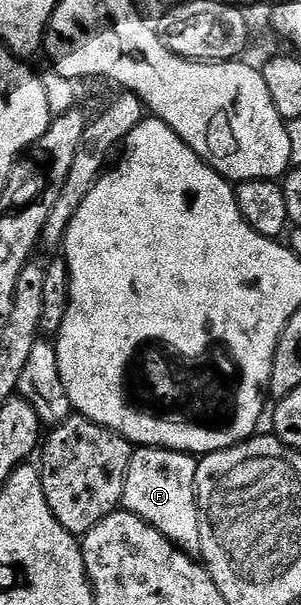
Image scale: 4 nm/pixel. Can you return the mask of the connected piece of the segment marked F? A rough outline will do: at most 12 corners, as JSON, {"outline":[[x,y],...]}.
{"outline":[[159,446],[132,455],[123,509],[199,555],[199,461]]}

